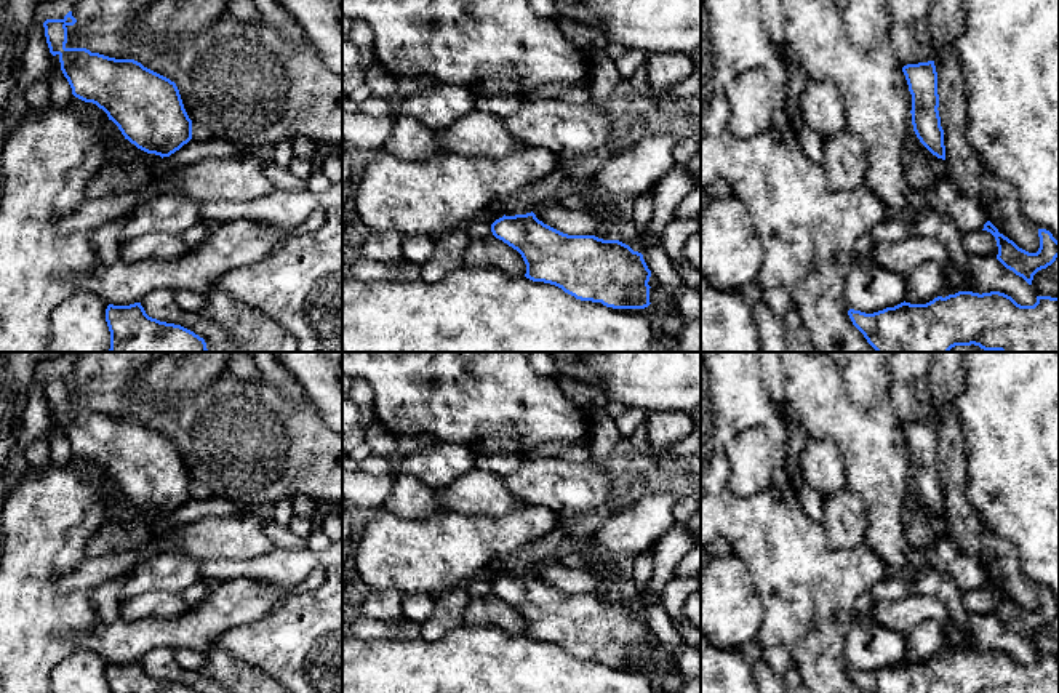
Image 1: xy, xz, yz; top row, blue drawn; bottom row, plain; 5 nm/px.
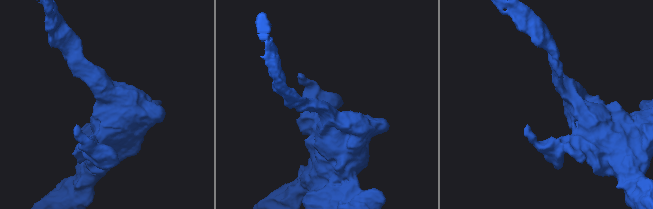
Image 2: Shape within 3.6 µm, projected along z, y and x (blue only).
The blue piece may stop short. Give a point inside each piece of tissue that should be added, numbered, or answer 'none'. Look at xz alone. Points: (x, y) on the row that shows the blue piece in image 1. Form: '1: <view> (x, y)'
none

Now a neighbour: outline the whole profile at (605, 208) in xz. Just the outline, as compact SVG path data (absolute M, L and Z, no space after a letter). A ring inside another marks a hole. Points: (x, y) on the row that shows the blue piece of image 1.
M616 195L589 197L585 211L603 224L603 229L597 232L595 237L603 240L619 240L616 221L624 205L625 198Z

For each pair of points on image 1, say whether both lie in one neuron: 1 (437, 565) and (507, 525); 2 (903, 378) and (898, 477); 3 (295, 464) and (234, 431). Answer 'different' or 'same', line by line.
1: same
2: different
3: same

